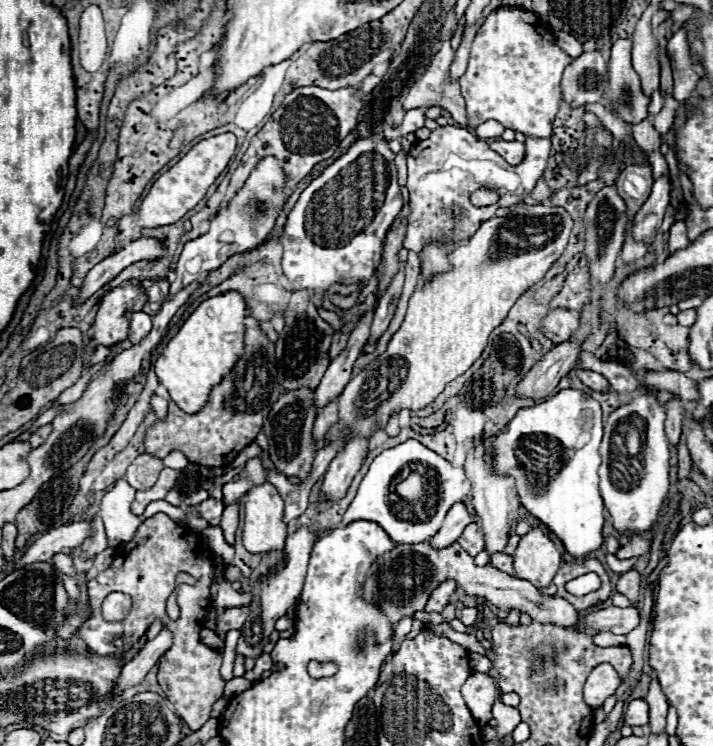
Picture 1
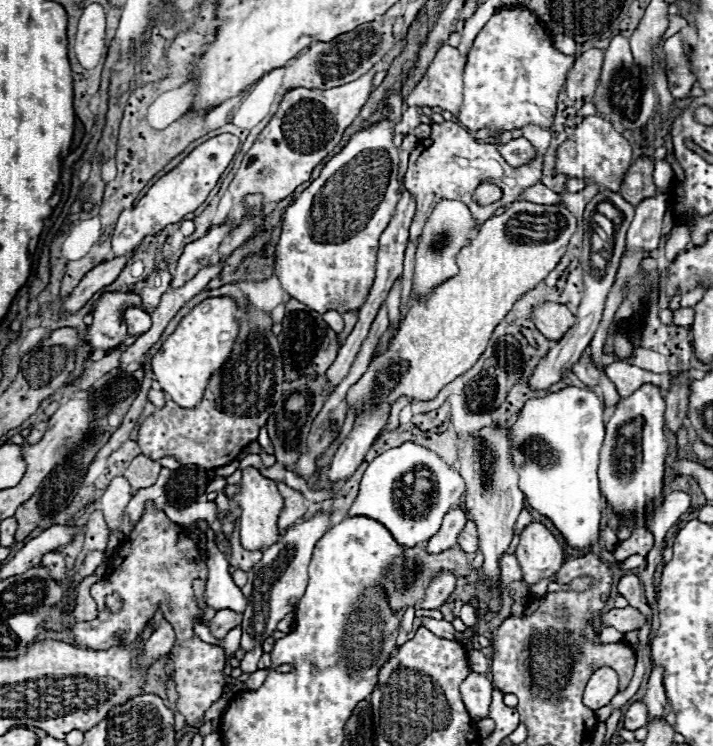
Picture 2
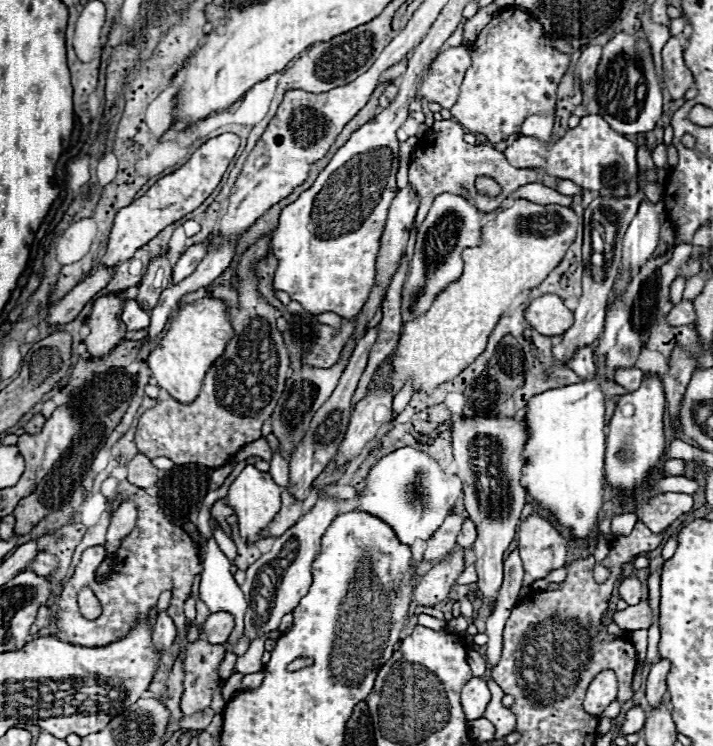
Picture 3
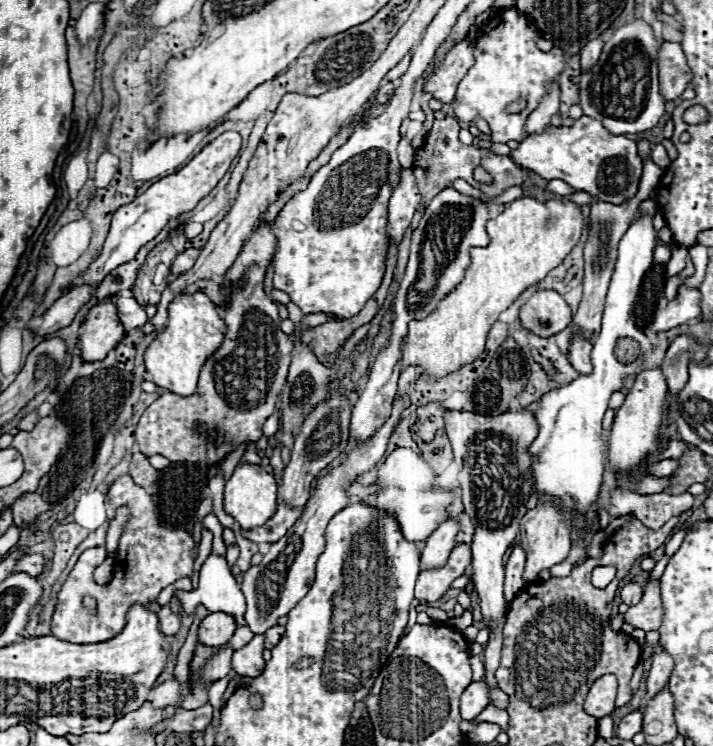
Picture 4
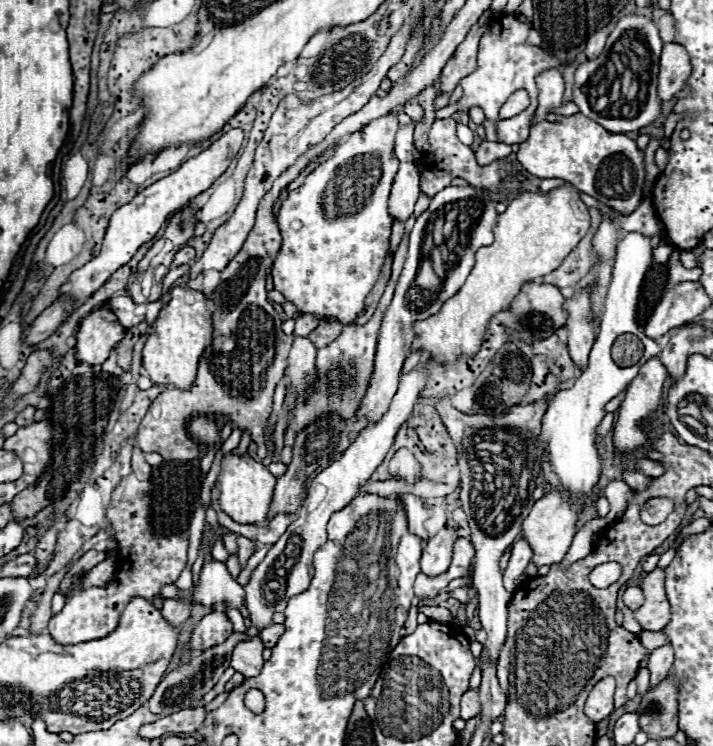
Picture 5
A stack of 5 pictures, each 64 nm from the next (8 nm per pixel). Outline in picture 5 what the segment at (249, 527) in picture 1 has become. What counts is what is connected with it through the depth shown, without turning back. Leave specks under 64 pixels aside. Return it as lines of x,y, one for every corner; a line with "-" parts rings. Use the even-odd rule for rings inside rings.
246,452
242,456
234,454
222,454
220,460
220,474
216,480
216,490
218,490
218,504
220,508
236,522
240,524
260,524
266,520
268,506
272,502
272,492
274,492
276,476
270,474
268,466
254,462
252,456

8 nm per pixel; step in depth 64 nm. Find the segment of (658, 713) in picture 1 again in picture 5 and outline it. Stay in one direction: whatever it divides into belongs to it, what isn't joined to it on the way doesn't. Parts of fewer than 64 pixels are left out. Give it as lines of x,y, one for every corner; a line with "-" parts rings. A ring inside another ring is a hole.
664,644
656,650
652,650
648,658
648,670
650,670
650,686
656,686
660,680
664,680
674,664
674,650
670,644

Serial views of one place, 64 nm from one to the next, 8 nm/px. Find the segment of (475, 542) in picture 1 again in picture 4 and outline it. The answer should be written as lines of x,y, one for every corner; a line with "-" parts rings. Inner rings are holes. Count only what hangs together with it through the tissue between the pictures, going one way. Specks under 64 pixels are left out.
462,512
462,514
458,514
456,520
460,522
460,532
458,532
458,536
456,536
456,542
466,542
466,544
470,544
470,542
472,542
472,536
474,536
474,528
472,528
472,524
470,524
470,518

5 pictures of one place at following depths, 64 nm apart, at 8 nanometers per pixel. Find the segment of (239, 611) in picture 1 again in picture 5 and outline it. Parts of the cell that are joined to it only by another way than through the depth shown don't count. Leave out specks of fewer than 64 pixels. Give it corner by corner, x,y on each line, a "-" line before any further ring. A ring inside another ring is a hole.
210,612
194,626
190,650
206,650
214,644
222,644
232,632
232,622
224,612

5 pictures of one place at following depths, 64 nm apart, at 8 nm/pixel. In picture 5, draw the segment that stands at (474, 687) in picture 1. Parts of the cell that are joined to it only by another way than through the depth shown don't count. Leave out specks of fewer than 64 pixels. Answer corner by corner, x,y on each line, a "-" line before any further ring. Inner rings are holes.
468,690
468,692
462,696
462,702
460,702
460,718
462,718
462,720
468,720
468,718
474,718
478,712
480,712
478,690

